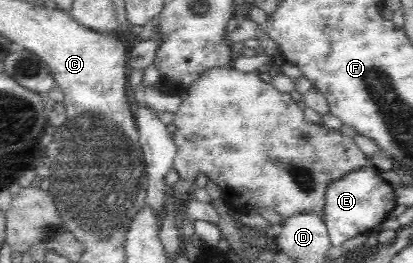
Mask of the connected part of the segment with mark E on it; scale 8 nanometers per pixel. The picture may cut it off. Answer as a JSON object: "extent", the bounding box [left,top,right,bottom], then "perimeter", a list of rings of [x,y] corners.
{"extent":[322,162,397,247],"perimeter":[[[371,162],[355,171],[349,171],[329,186],[326,190],[326,205],[322,217],[329,234],[330,245],[333,247],[341,247],[345,241],[357,235],[377,230],[397,206],[394,188]]]}

